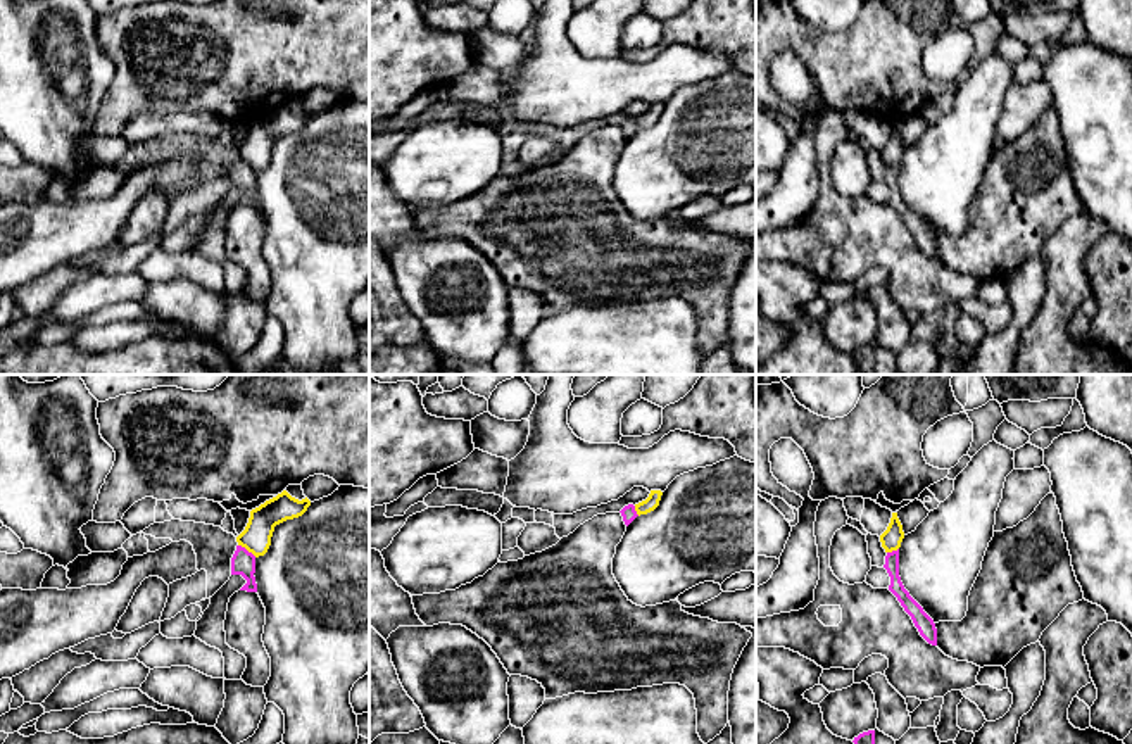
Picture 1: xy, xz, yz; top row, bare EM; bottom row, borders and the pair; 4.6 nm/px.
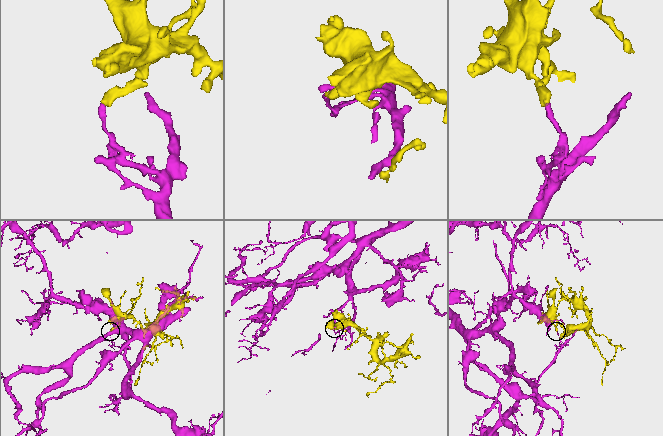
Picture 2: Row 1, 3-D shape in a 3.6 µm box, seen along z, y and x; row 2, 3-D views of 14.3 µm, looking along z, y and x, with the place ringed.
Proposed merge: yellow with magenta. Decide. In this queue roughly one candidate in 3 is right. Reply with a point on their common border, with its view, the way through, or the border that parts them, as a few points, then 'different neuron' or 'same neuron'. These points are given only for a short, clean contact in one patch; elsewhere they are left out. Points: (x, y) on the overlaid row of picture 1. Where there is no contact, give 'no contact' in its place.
meets yellow in xy at (247, 549); border along xy (238, 544), (256, 556); different neuron

